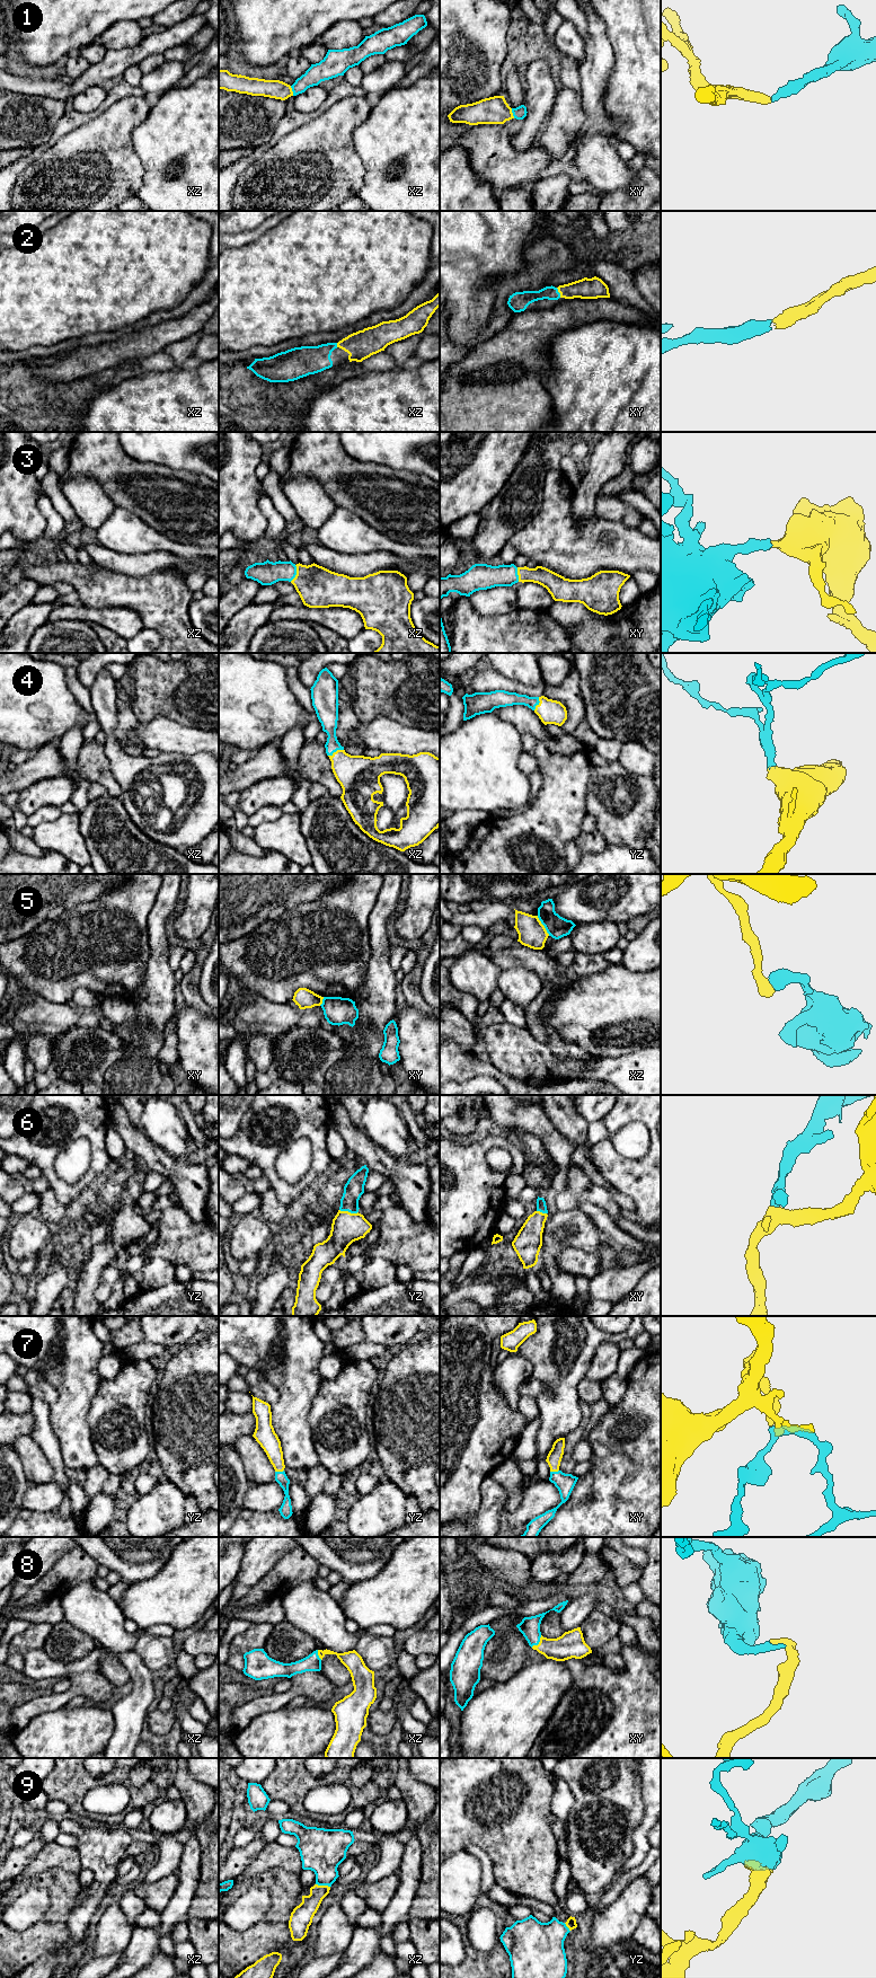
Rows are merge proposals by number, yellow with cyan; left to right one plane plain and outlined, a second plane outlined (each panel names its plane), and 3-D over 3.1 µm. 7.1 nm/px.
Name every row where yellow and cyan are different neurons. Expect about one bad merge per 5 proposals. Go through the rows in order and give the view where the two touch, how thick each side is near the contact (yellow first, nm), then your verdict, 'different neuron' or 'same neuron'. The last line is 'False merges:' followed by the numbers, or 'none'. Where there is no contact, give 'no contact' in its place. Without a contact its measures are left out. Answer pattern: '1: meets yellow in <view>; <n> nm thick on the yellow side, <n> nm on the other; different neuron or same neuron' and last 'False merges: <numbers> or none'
1: meets yellow in xz; 130 nm thick on the yellow side, 140 nm on the other; same neuron
2: meets yellow in xy; 150 nm thick on the yellow side, 100 nm on the other; same neuron
3: meets yellow in xz; 280 nm thick on the yellow side, 170 nm on the other; same neuron
4: meets yellow in xz; 300 nm thick on the yellow side, 140 nm on the other; same neuron
5: meets yellow in xz; 190 nm thick on the yellow side, 160 nm on the other; different neuron
6: meets yellow in yz; 220 nm thick on the yellow side, 140 nm on the other; same neuron
7: meets yellow in yz; 140 nm thick on the yellow side, 90 nm on the other; same neuron
8: meets yellow in xy; 190 nm thick on the yellow side, 140 nm on the other; same neuron
9: meets yellow in xz; 140 nm thick on the yellow side, 320 nm on the other; same neuron
False merges: 5

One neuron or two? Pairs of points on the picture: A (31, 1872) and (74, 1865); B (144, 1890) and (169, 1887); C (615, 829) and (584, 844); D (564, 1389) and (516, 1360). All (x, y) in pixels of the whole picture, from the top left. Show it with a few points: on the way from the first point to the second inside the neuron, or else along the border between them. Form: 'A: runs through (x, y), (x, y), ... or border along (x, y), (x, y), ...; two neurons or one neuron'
A: runs through (42, 1862), (63, 1861); one neuron
B: runs through (150, 1890), (164, 1889); one neuron
C: border along (596, 829), (607, 844); two neurons
D: border along (516, 1351), (529, 1362), (532, 1375); two neurons

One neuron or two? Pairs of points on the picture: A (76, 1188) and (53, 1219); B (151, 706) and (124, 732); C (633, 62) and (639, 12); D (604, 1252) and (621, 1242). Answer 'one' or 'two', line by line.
A: two
B: two
C: one
D: two

